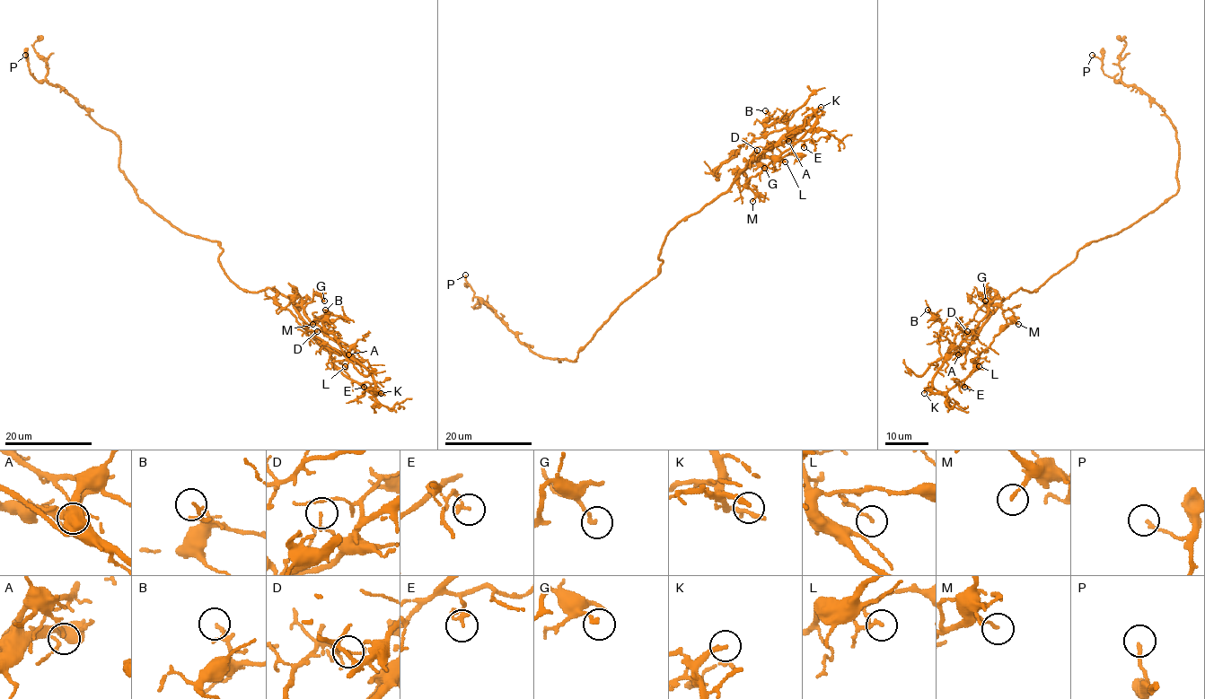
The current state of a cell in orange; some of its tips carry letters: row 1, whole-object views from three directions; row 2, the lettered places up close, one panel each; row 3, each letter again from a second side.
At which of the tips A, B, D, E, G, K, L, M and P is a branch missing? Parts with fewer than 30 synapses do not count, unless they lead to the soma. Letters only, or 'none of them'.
K

